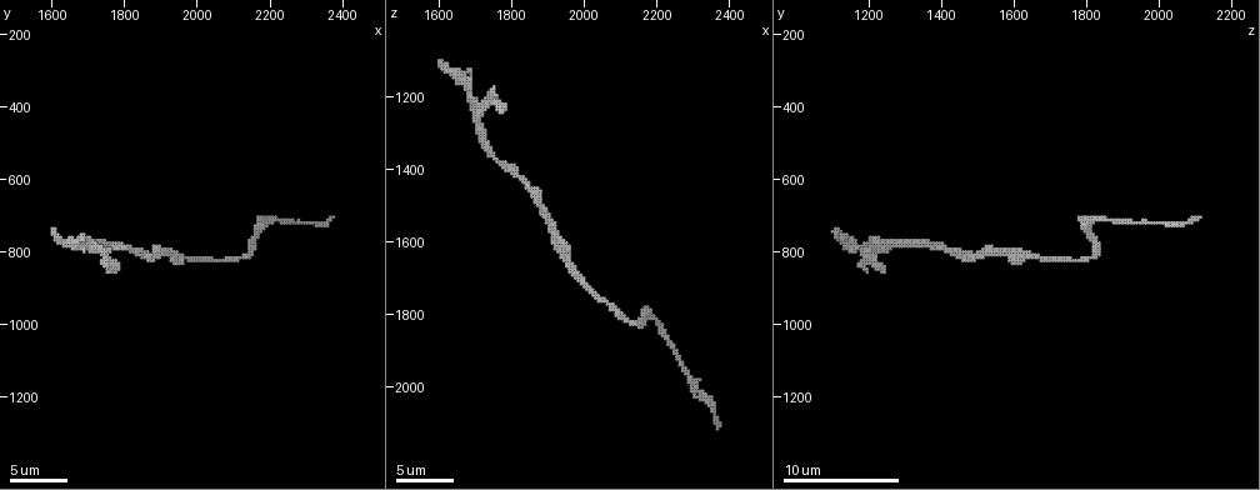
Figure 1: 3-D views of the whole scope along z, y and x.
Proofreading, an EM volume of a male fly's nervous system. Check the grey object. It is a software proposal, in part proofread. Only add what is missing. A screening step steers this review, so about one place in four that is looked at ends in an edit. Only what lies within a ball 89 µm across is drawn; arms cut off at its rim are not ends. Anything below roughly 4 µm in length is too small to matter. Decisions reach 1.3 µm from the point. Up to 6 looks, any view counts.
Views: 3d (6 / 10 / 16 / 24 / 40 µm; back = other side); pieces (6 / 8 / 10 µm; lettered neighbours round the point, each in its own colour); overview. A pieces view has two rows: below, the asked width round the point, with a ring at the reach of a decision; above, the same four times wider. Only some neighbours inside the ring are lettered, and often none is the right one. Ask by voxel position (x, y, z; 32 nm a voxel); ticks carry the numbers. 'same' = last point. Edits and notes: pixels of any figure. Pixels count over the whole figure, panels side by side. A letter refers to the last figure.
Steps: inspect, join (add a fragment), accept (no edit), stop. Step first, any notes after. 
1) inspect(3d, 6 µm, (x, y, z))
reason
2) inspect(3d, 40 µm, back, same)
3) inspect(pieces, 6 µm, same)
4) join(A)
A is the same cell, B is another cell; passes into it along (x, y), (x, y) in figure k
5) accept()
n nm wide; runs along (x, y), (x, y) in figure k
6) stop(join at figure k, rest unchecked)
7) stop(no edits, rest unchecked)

inspect(pieces, 8 µm, (1610, 750, 1110))
free end

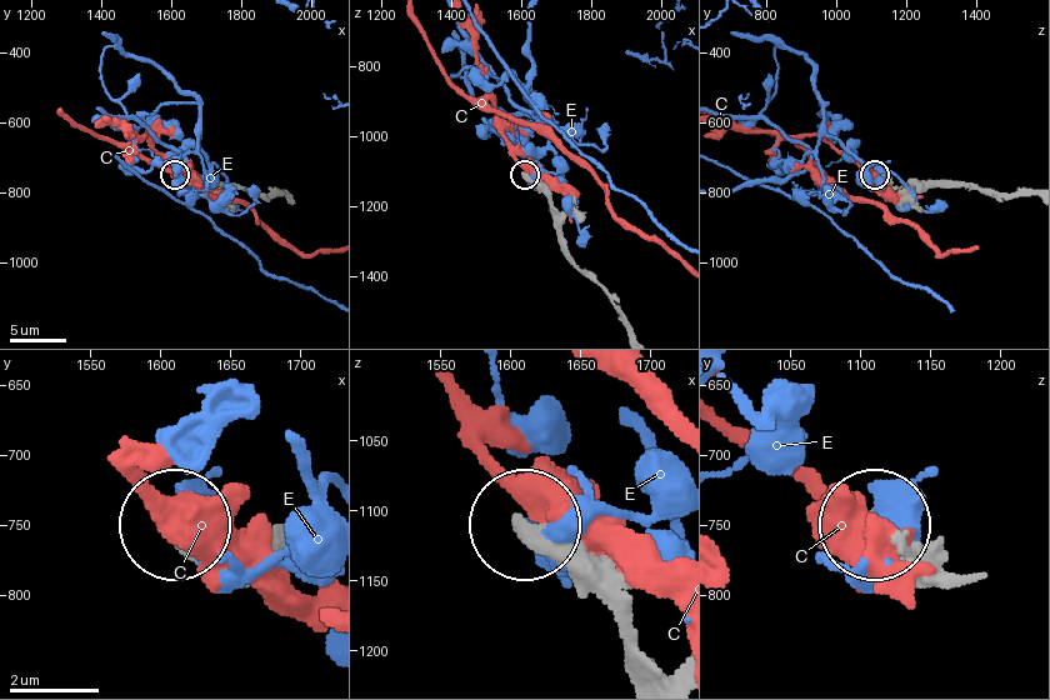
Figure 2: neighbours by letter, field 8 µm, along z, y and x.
accept()
C and E are other cells; runs along (633, 328), (610, 298), (578, 266), (551, 199), (525, 175) in figure 2; no lettered fragment goes on from it

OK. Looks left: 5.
inspect(pieces, 6 µm, (1770, 850, 1240))
an open end

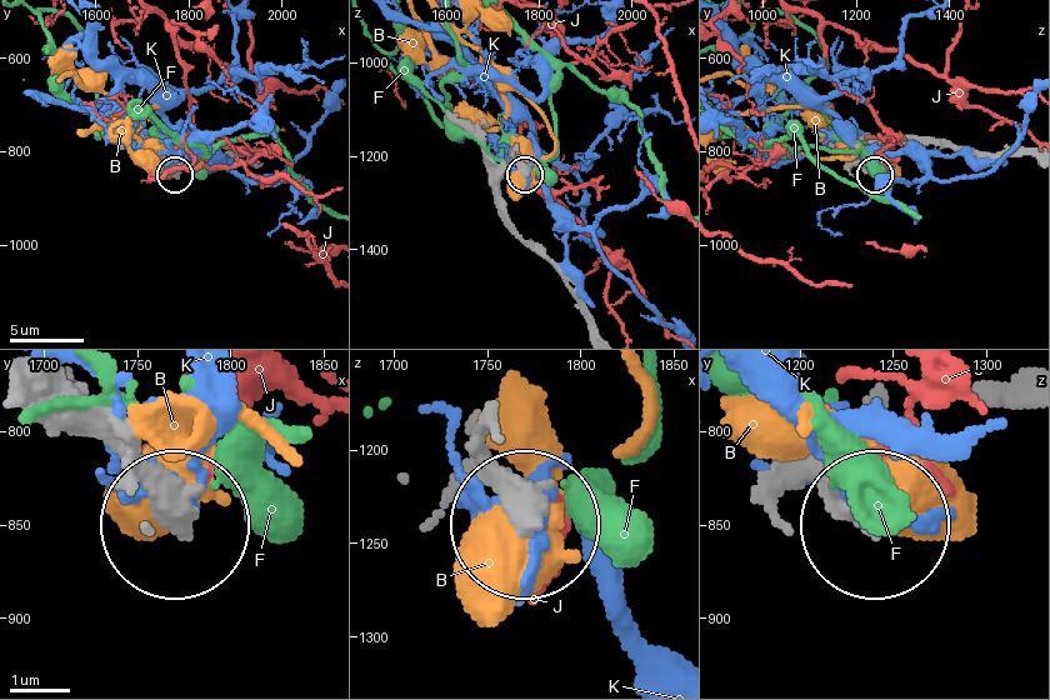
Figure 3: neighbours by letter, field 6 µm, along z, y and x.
accept()
B, F, J and K are other cells; runs along (461, 493), (491, 493), (516, 528) in figure 3; none of them fits

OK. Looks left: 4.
inspect(3d, 6 µm, (2370, 710, 2110))
tapers out

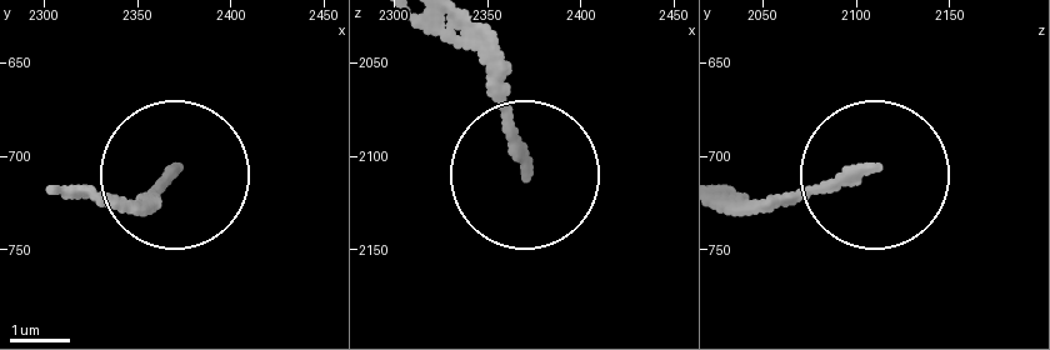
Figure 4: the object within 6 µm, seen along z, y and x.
inspect(pieces, 6 µm, (2370, 706, 2108))
see the neighbours

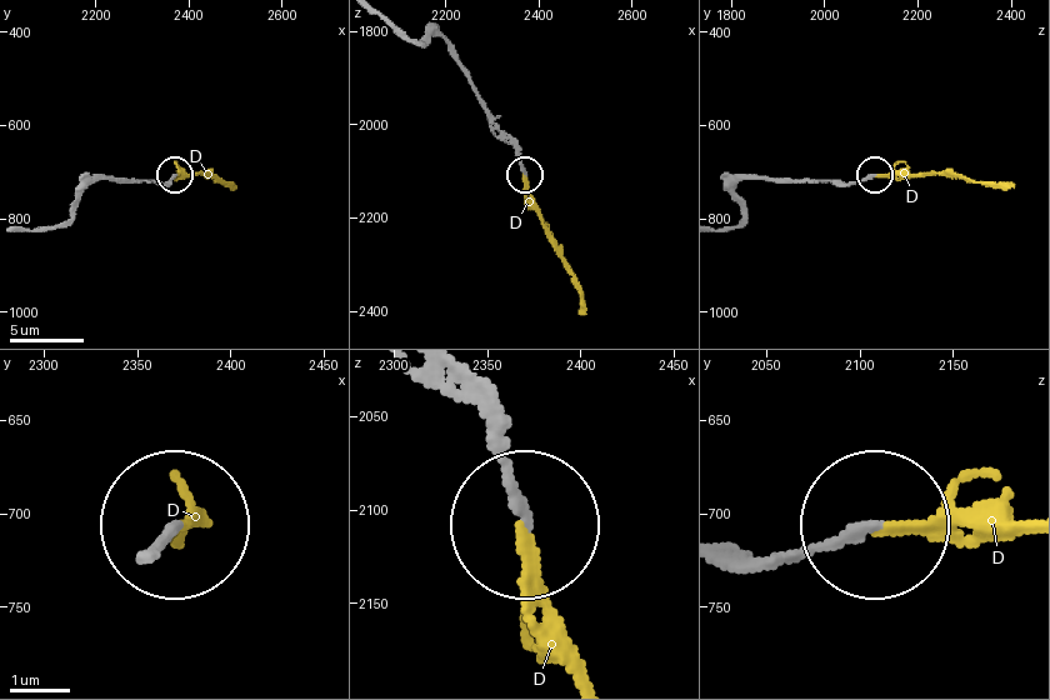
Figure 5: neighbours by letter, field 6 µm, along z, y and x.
join(D)
D is the same cell; passes into it along (436, 375), (496, 450), (521, 569), (565, 674) in figure 5; the neuron continues

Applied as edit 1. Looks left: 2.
stop(join at figure 5, rest unchecked)

